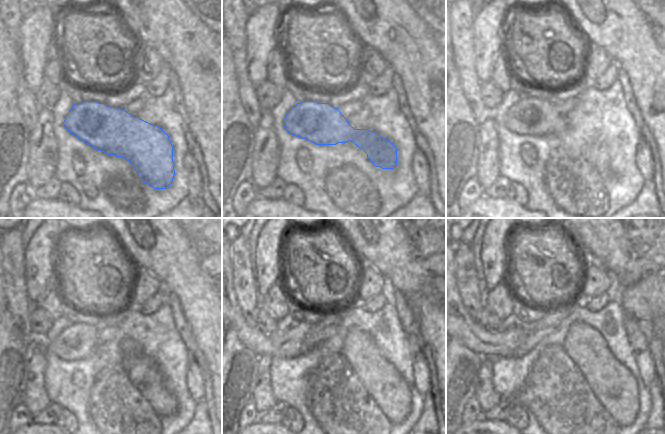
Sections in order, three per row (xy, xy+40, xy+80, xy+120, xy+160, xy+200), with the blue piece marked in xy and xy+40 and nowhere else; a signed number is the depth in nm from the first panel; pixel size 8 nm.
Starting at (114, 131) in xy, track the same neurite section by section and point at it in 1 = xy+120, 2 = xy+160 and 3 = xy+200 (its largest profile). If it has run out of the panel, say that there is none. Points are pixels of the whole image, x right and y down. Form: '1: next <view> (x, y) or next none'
1: next xy+120 (77, 342)
2: next xy+160 (290, 343)
3: next xy+200 (505, 343)

